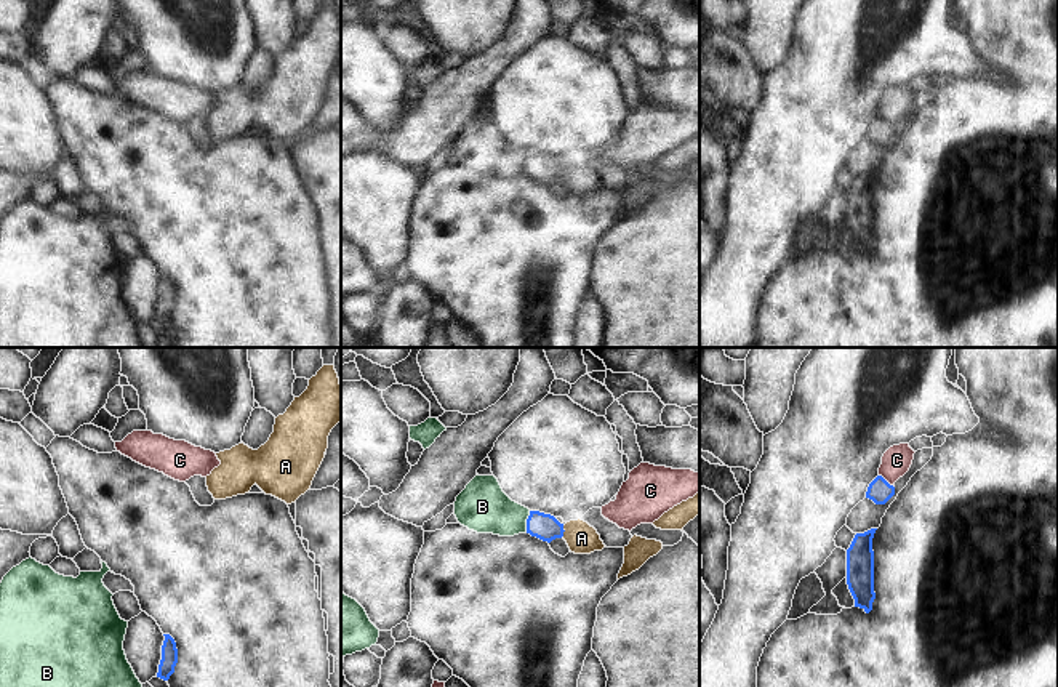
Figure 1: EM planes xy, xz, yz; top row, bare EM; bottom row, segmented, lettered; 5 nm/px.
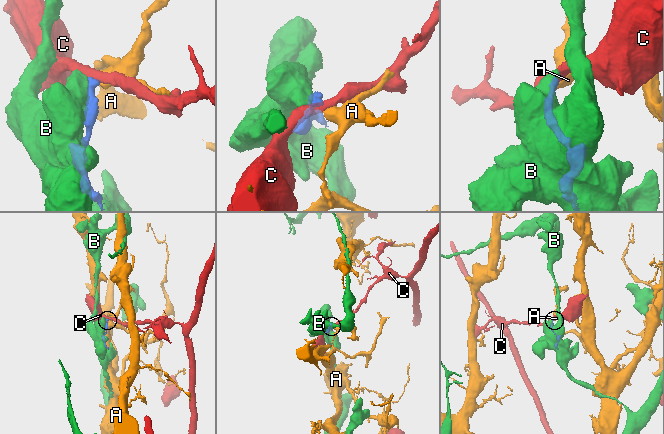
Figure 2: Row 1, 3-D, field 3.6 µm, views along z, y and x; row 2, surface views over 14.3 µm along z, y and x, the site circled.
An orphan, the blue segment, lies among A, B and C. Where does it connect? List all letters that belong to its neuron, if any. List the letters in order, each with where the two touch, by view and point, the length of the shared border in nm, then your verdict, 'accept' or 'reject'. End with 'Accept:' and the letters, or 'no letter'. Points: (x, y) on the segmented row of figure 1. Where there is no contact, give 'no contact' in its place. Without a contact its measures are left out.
A: contact xz (564, 530); length 60 nm; accept
B: contact xz (527, 521); length 110 nm; reject
C: contact yz (884, 479); length 90 nm; reject
Accept: A

